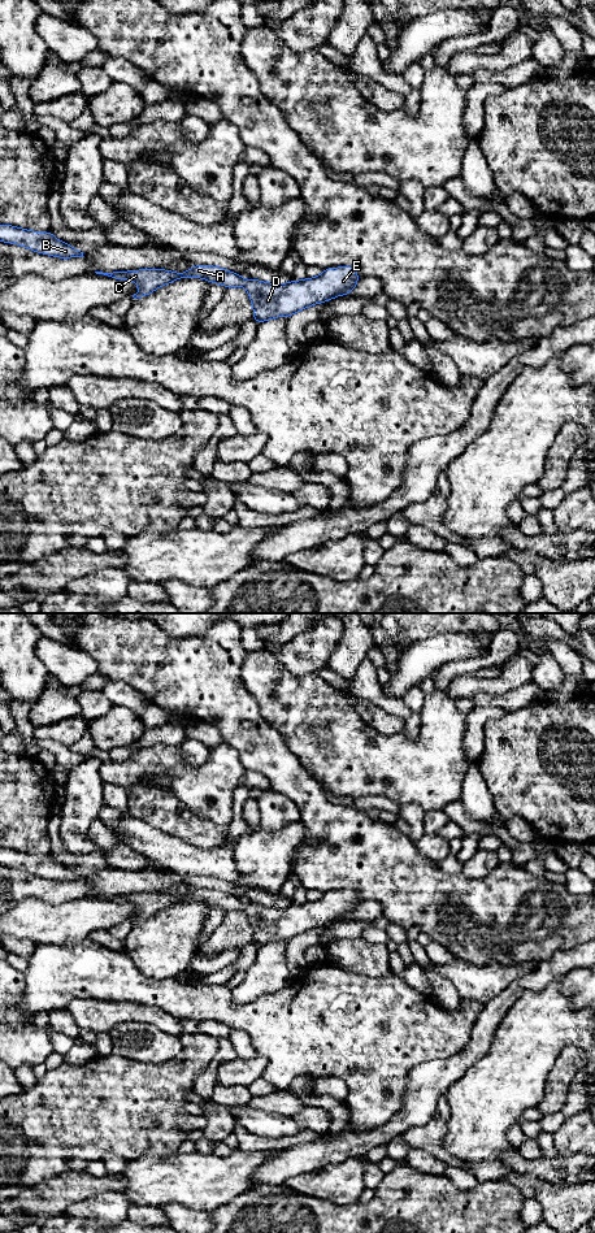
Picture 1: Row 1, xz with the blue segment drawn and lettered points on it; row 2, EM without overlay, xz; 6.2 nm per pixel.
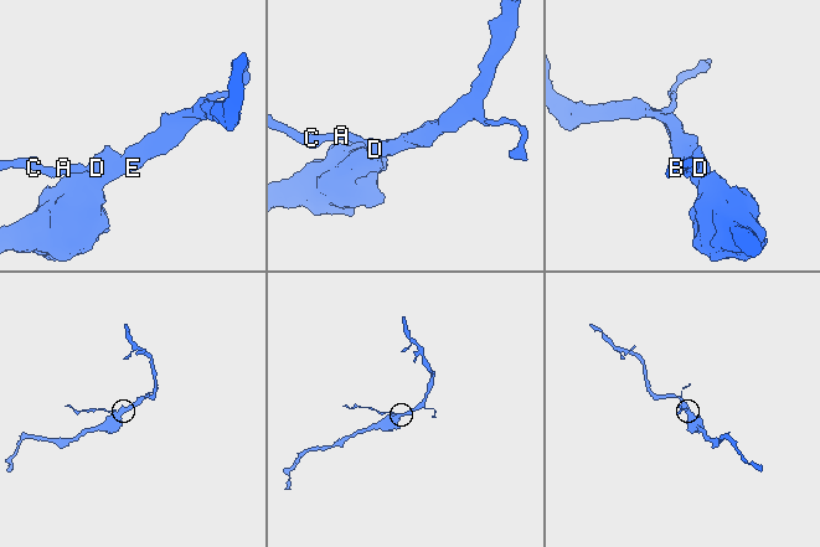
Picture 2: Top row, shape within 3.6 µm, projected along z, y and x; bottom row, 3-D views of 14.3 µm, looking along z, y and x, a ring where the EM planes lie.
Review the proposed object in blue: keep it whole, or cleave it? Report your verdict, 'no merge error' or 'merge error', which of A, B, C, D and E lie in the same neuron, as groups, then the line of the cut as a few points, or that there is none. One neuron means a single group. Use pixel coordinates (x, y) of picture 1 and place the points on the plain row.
no merge error; A B C D E; no cut

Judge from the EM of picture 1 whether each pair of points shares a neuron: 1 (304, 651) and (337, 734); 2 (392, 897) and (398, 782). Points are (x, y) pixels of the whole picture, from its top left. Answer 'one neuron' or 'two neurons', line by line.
1: two neurons
2: two neurons

